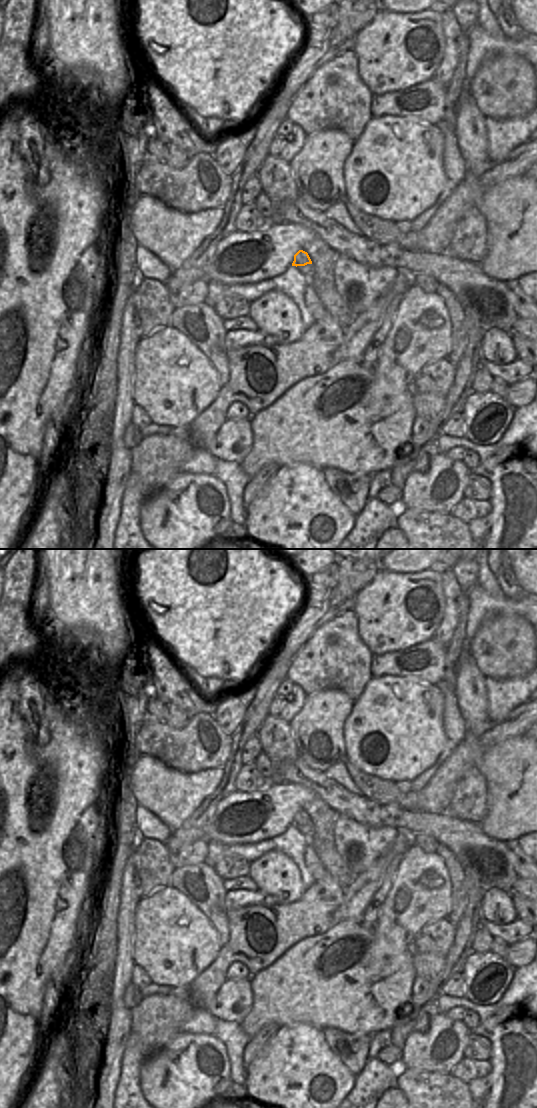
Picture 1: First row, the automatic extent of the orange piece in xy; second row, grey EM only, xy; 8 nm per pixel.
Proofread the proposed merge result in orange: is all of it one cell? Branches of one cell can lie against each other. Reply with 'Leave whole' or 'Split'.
Leave whole.

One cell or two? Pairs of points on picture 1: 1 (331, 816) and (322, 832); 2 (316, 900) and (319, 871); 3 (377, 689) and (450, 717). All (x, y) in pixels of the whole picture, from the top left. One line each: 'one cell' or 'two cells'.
1: one cell
2: two cells
3: two cells

